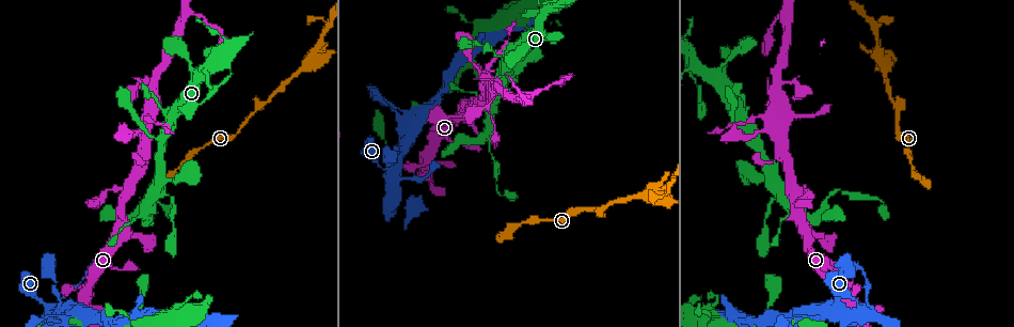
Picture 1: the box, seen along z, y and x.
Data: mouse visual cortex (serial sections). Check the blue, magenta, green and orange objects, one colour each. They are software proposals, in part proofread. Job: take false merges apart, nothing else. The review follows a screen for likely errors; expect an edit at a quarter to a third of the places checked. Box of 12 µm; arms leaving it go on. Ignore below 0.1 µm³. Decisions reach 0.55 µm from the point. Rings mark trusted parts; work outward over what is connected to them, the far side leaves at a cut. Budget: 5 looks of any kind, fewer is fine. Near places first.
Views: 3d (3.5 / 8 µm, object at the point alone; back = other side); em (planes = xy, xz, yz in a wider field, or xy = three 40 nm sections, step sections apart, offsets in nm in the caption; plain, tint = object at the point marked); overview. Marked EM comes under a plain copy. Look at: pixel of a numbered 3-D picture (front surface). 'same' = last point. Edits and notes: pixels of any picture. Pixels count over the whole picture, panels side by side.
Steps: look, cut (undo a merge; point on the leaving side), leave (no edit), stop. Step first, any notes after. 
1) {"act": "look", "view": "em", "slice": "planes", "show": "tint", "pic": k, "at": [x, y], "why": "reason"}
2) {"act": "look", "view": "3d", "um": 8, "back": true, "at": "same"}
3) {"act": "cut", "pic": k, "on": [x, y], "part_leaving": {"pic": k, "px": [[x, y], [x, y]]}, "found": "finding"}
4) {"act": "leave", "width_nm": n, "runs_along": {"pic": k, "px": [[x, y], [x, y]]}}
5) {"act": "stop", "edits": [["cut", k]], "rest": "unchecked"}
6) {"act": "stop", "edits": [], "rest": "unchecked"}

{"act": "look", "view": "3d", "um": 3.5, "pic": 1, "at": [491, 154], "why": "thin neck"}

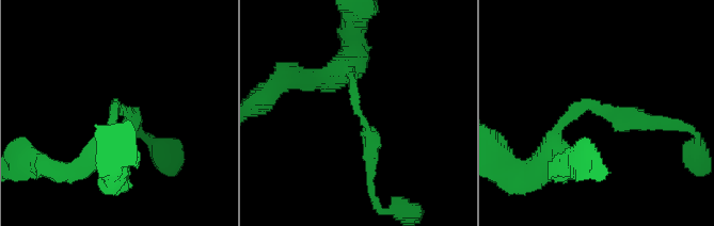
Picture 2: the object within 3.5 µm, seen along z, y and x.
{"act": "look", "view": "em", "slice": "xy", "step": 5, "show": "tint", "pic": 2, "at": [118, 104]}

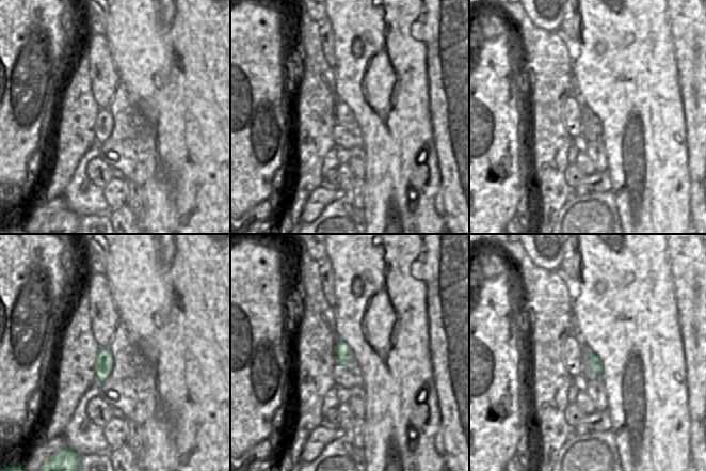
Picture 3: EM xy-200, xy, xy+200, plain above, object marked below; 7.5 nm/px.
{"act": "leave", "runs_along": {"pic": 2, "px": [[343, 69], [373, 140], [369, 171]]}, "found": "continuous, no second cell"}

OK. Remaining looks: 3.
{"act": "look", "view": "3d", "um": 8, "back": true, "pic": 1, "at": [518, 29], "why": "a fork"}

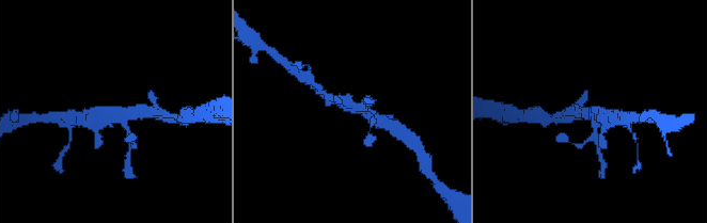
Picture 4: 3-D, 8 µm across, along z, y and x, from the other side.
{"act": "look", "view": "3d", "um": 3.5, "pic": 4, "at": [114, 113]}

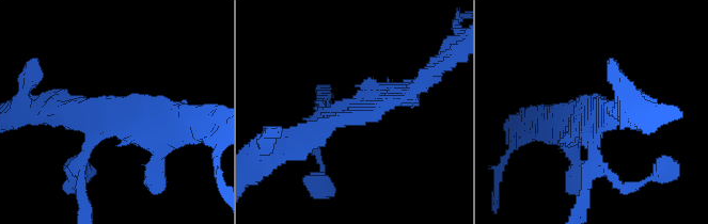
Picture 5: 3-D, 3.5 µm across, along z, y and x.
{"act": "look", "view": "em", "slice": "xy", "step": 5, "show": "tint", "pic": 5, "at": [115, 107]}

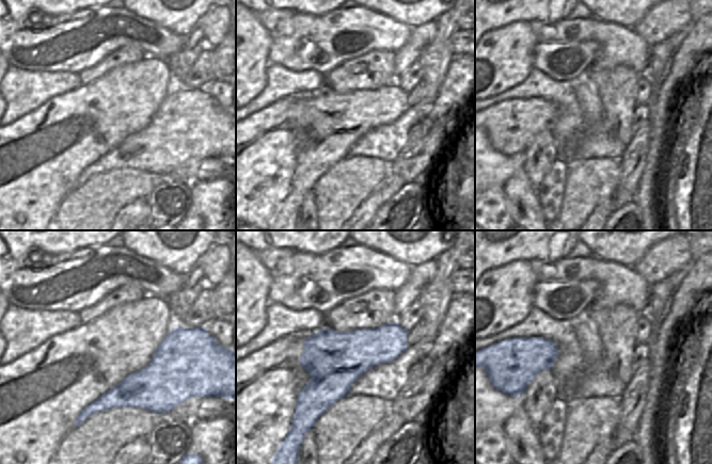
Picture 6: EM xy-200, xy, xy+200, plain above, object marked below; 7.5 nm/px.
{"act": "leave", "runs_along": {"pic": 5, "px": [[288, 146], [413, 89]]}, "found": "all the same cell"}

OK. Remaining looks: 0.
{"act": "stop", "edits": [], "rest": "unchecked"}

